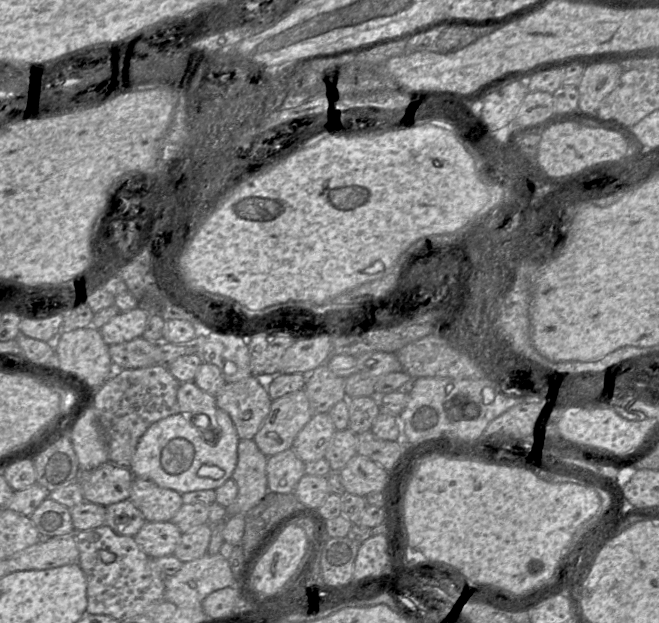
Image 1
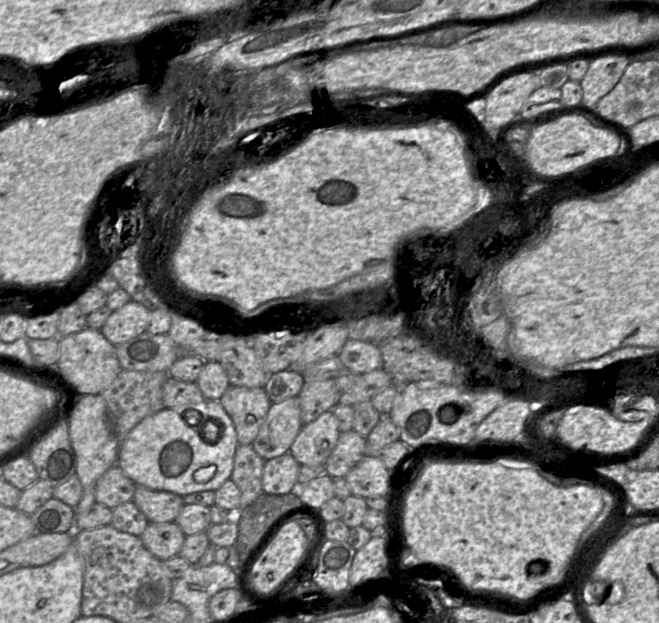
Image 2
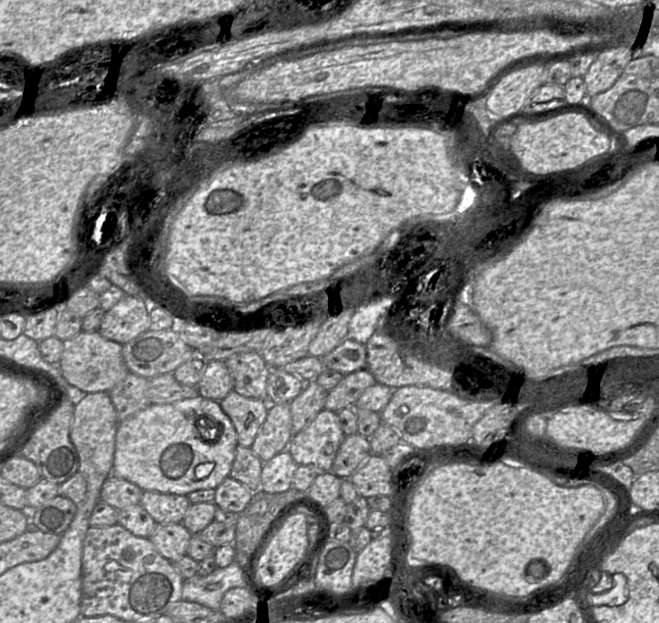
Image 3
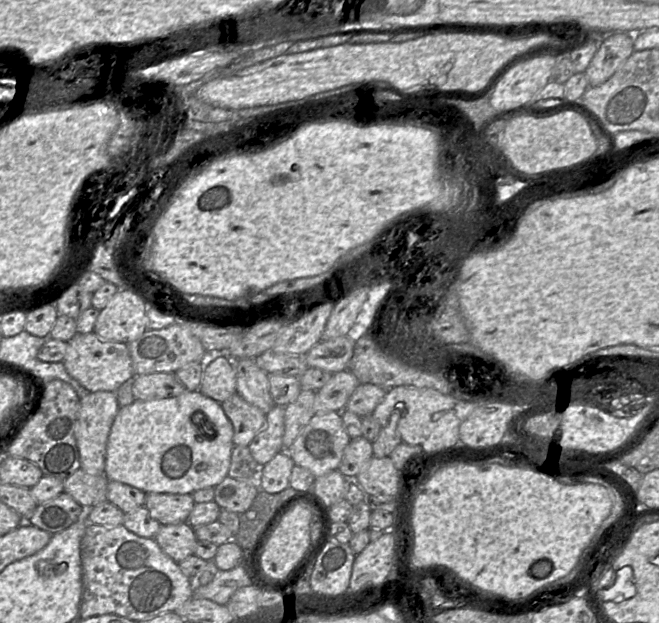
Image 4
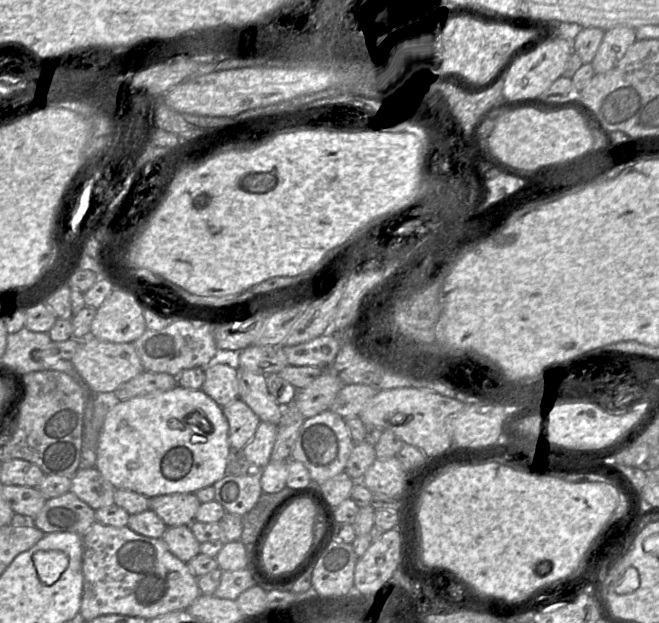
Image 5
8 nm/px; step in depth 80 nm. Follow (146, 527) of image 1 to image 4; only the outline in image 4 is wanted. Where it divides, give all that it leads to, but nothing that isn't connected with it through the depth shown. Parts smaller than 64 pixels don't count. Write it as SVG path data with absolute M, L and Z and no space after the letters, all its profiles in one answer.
M183 522L161 525L154 540L166 555L176 563L180 563L194 555L197 538L193 527L187 522Z

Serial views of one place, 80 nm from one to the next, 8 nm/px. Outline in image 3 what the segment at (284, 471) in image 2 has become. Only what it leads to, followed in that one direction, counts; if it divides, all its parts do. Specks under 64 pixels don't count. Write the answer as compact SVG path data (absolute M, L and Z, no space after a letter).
M287 449L277 454L268 462L264 462L259 489L268 493L289 490L298 466Z

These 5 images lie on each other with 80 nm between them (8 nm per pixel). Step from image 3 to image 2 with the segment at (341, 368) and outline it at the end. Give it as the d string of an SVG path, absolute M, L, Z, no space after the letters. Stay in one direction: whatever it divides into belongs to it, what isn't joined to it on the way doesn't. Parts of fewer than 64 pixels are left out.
M348 340L338 354L345 370L356 375L382 369L383 359L380 348L360 340Z

